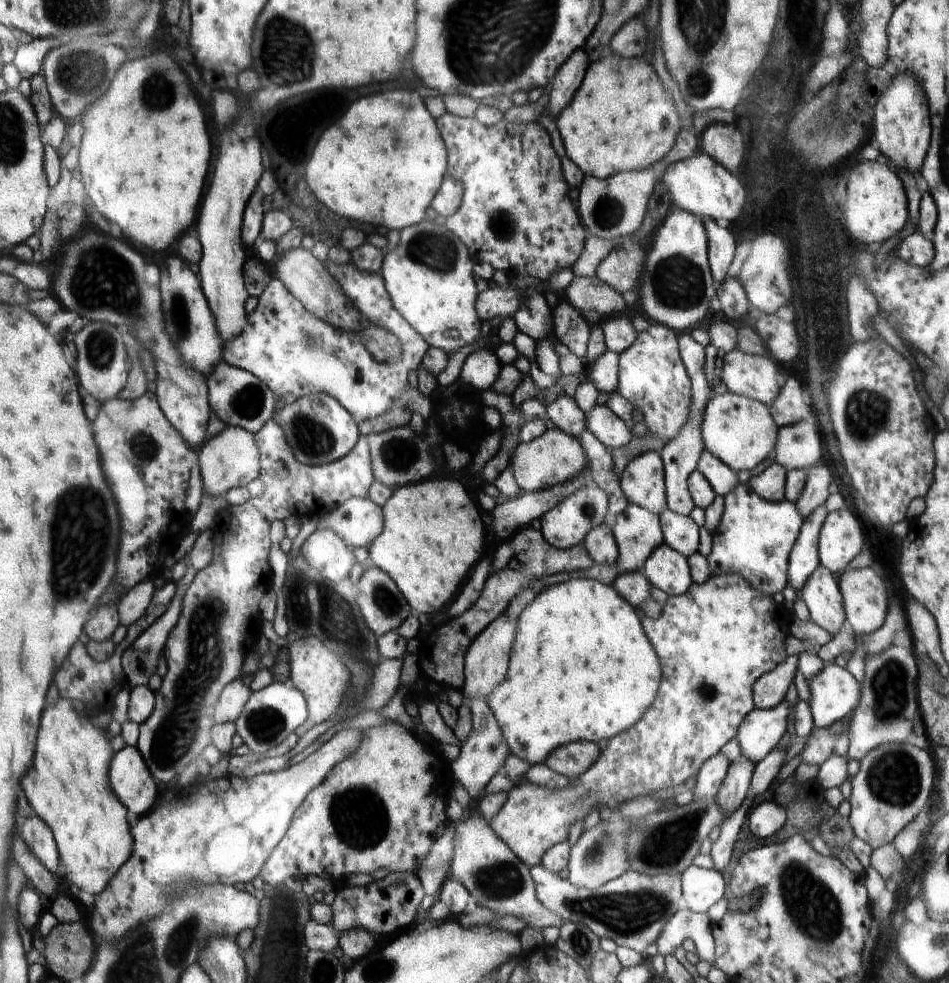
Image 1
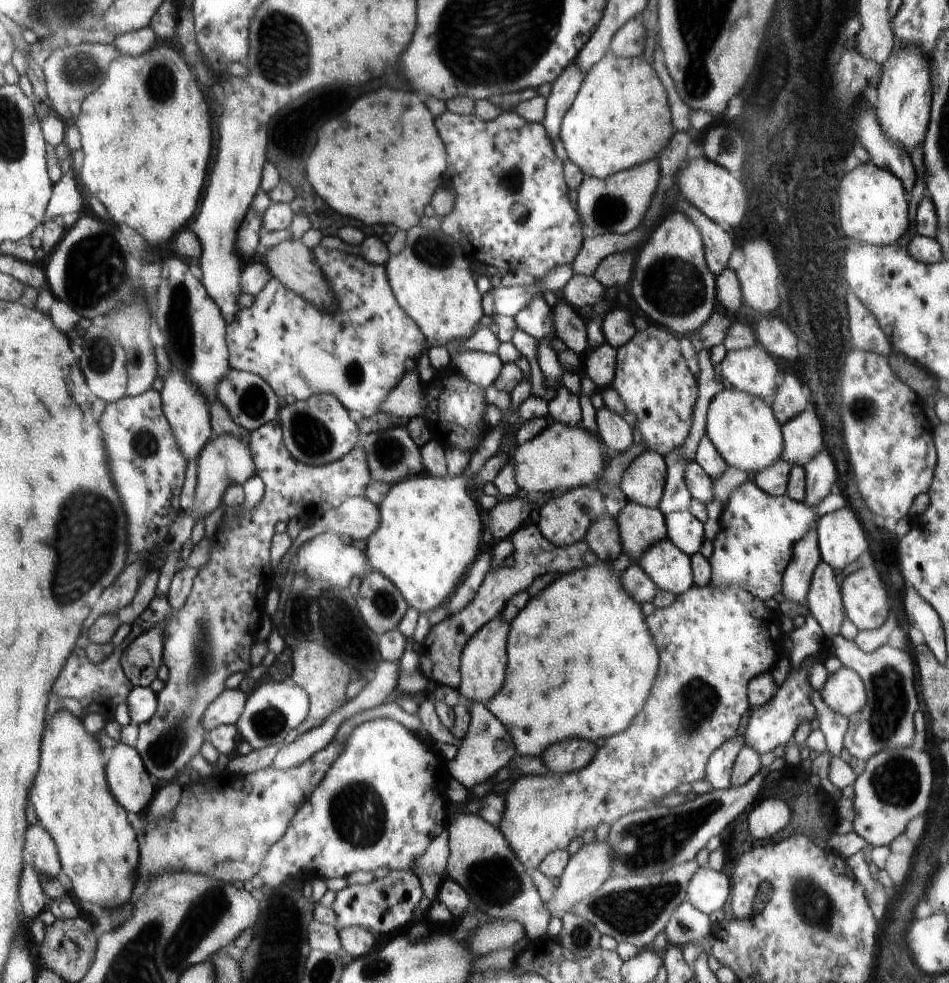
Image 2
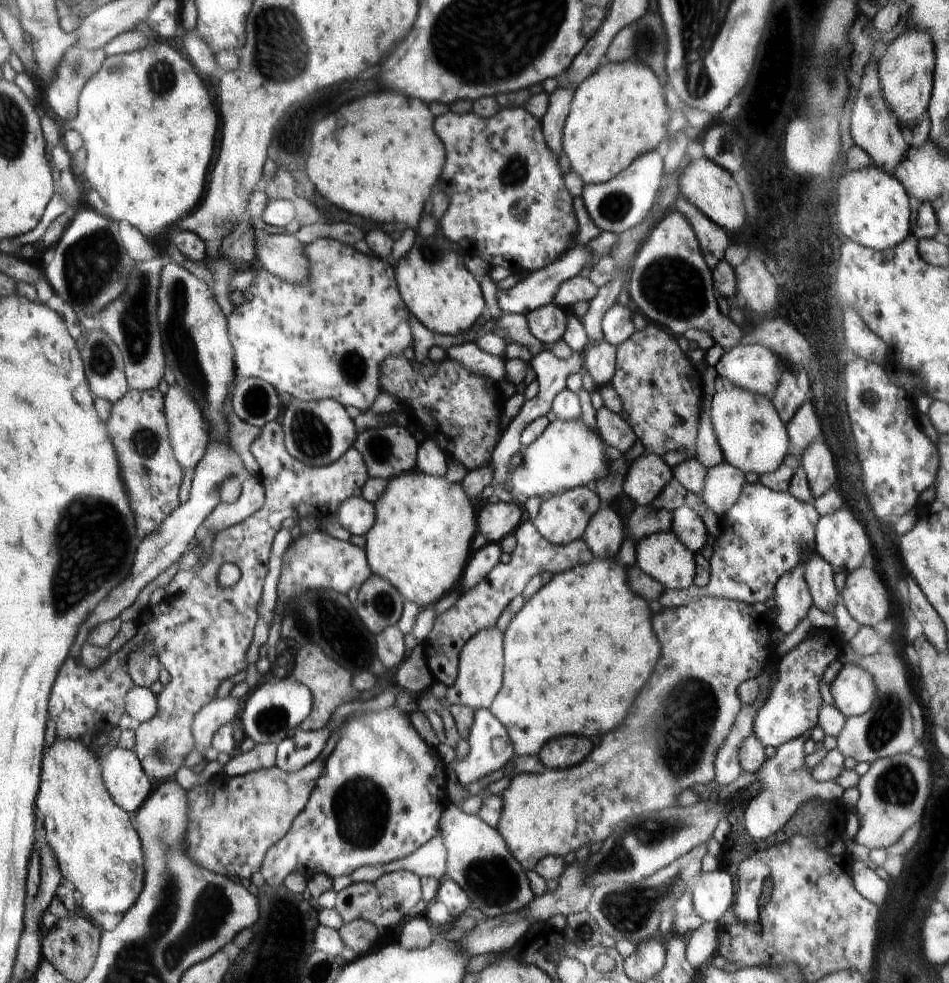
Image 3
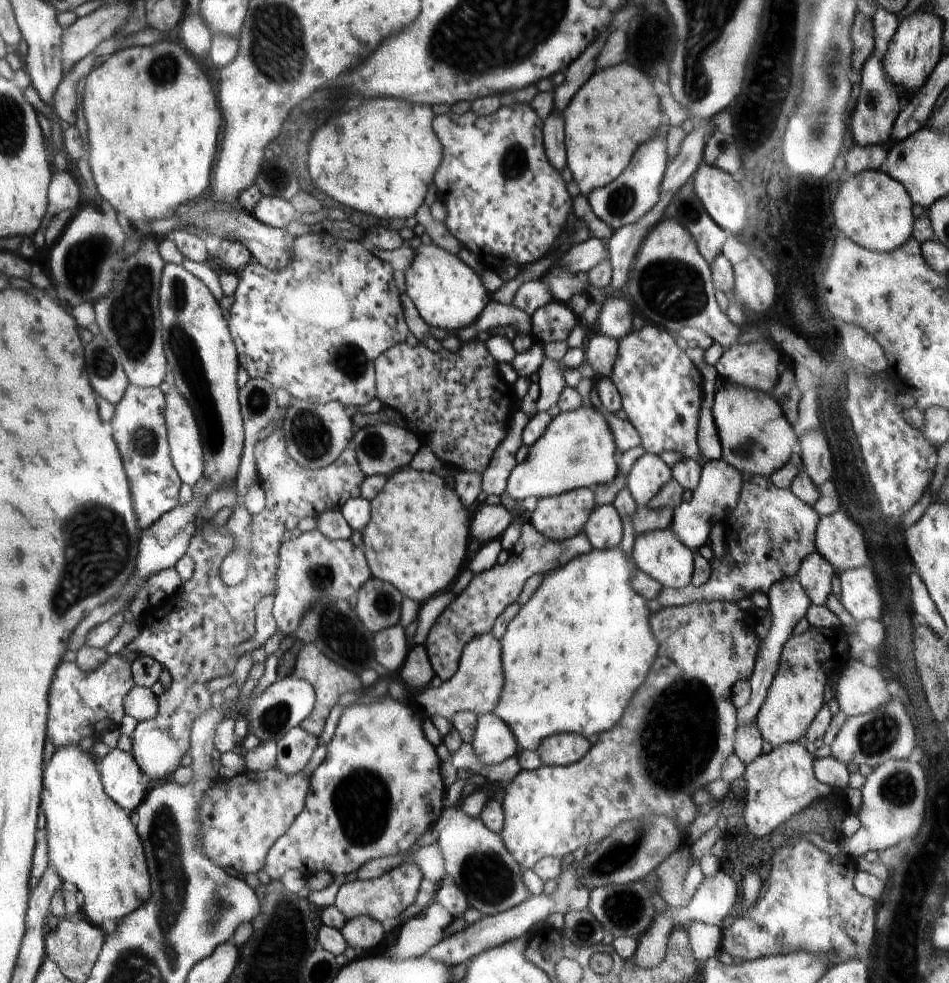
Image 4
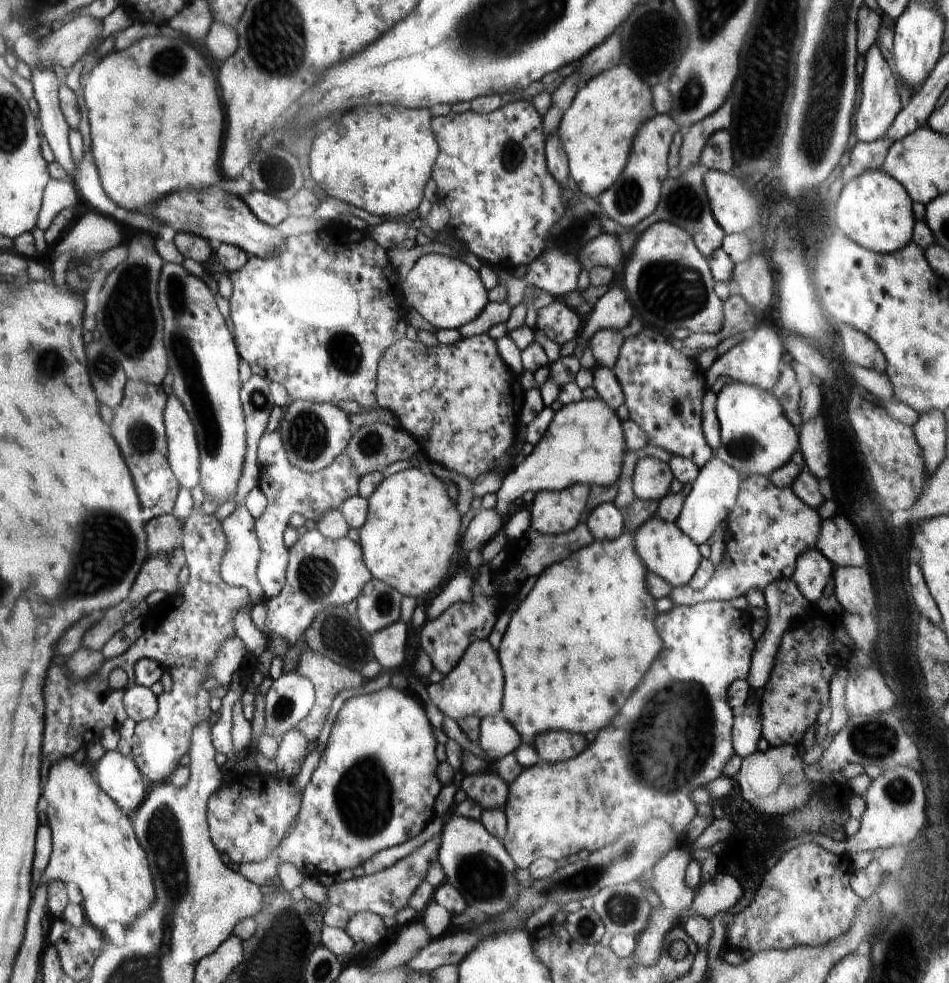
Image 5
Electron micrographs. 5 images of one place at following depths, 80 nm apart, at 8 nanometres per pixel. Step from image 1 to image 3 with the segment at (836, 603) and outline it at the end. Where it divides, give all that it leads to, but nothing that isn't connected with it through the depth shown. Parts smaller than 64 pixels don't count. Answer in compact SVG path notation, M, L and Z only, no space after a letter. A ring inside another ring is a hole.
M818 554L810 556L805 566L805 579L808 585L813 605L834 616L834 608L838 600L838 590L834 584L835 572L833 565Z

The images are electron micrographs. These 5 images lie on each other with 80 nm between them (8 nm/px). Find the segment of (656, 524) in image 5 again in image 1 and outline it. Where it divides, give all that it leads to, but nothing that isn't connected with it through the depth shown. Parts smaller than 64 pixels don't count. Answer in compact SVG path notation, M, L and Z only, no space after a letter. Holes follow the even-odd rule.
M662 543L658 548L652 551L652 554L644 563L642 572L651 586L659 588L669 597L684 595L694 583L688 558L682 556L682 553L674 550L672 546L666 543Z

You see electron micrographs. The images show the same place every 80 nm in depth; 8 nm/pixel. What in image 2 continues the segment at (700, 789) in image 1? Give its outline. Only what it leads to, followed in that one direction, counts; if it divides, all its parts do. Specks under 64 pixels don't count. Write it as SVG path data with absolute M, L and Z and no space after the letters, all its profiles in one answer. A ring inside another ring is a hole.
M744 737L729 740L716 752L710 755L704 770L704 779L710 782L712 791L726 790L730 787L731 768L736 760L741 746L745 744Z

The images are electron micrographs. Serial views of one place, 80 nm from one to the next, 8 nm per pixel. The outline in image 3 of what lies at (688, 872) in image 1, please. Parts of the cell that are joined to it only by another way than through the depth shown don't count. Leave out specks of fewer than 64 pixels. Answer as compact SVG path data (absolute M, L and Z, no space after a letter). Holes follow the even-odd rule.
M722 868L705 873L700 872L691 889L693 909L703 918L703 922L719 925L720 918L732 906L732 900L734 900L735 887L730 875L722 871Z

